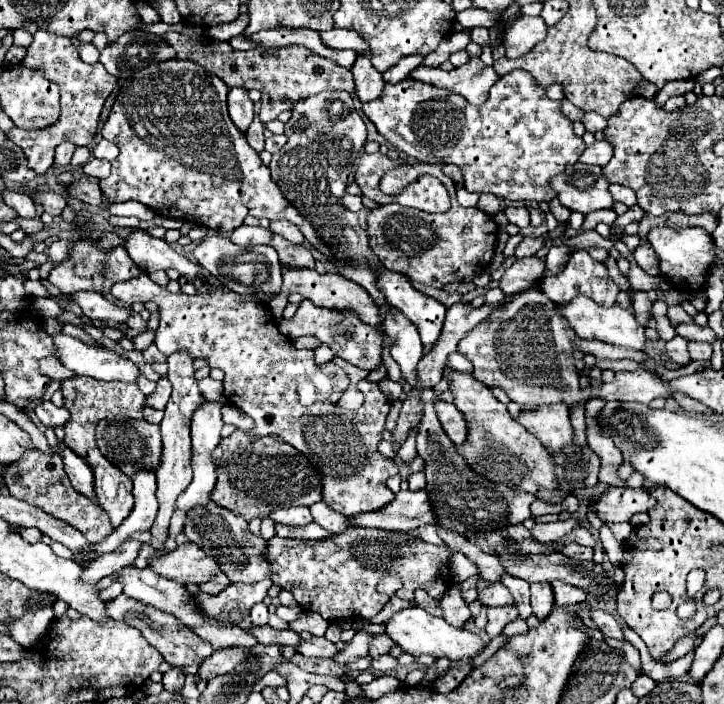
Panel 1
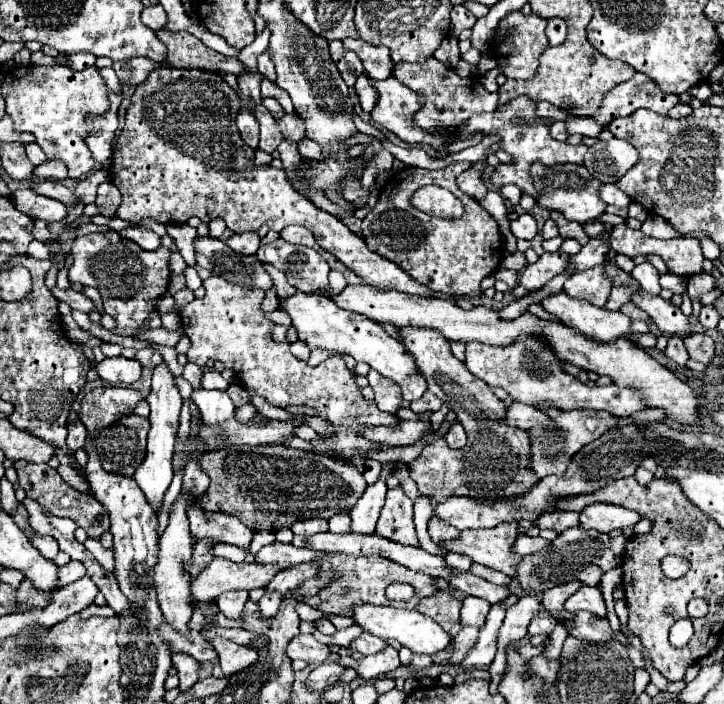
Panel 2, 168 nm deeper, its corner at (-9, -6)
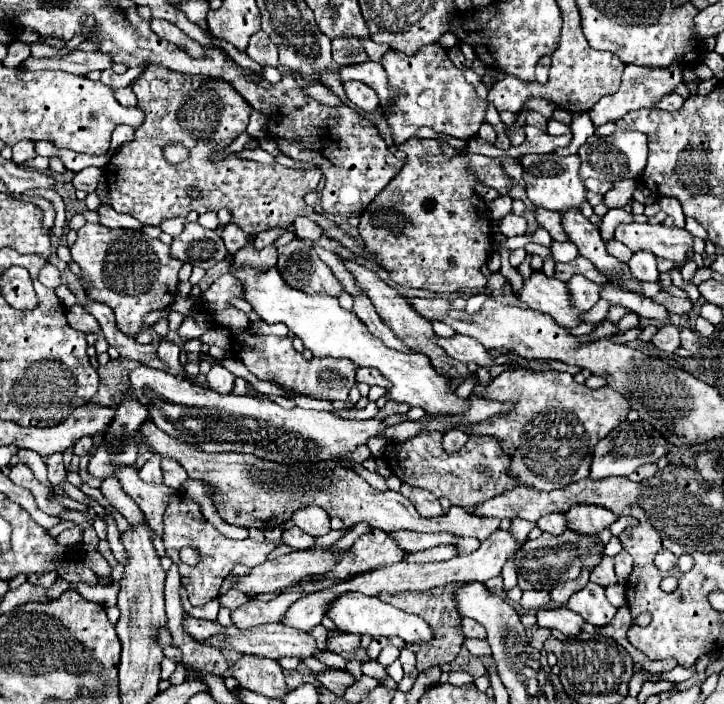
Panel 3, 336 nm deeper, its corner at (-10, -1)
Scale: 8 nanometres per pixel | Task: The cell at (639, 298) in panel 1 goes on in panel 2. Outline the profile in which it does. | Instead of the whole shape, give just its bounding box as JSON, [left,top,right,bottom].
[632,263,660,295]

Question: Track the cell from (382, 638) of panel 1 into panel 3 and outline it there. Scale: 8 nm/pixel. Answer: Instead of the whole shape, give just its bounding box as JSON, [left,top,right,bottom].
[327,632,361,654]

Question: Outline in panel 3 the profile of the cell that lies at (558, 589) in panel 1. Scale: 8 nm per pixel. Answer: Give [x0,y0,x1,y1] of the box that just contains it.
[567,582,617,626]

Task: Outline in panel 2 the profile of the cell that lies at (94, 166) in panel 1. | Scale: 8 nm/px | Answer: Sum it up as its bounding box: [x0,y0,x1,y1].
[96,179,120,217]

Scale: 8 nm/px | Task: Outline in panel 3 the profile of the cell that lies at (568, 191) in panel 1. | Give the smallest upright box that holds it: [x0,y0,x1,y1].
[523,154,585,212]

